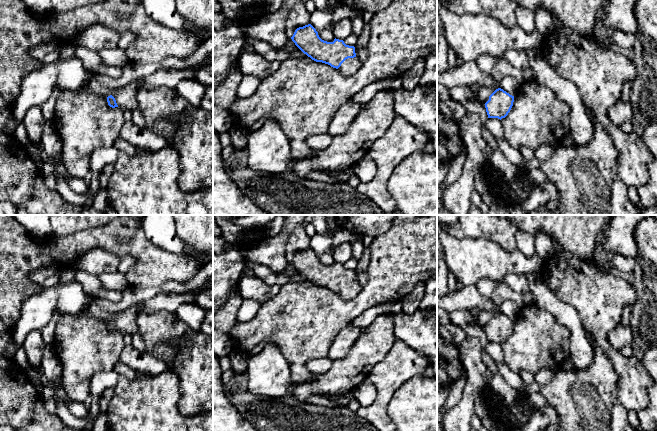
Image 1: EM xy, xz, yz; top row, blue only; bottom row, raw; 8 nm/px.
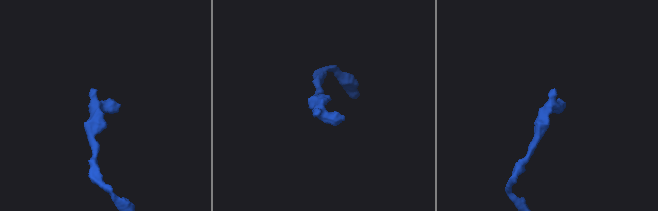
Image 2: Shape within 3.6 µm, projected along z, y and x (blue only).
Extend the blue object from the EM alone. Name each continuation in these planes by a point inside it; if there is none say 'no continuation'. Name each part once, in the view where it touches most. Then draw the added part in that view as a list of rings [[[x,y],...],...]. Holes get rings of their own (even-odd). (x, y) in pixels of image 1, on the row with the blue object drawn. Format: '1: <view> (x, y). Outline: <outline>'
1: xz (350, 66). Outline: [[[356,57],[346,59],[338,70],[345,76],[350,76],[355,74],[360,67],[362,66],[362,62],[360,62]]]

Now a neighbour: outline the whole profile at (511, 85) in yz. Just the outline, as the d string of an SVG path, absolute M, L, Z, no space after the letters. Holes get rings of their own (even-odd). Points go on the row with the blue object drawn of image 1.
M507 76L499 82L499 87L512 96L517 94L520 86L519 81L511 76Z

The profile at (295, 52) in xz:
M288 37L288 40L284 44L283 47L281 47L278 50L287 50L290 52L290 55L292 58L297 58L297 59L304 59L304 58L310 58L306 54L304 54L292 41L291 37Z

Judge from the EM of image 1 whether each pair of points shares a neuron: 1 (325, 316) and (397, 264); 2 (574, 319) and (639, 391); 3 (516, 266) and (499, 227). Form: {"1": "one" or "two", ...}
{"1": "one", "2": "two", "3": "two"}

